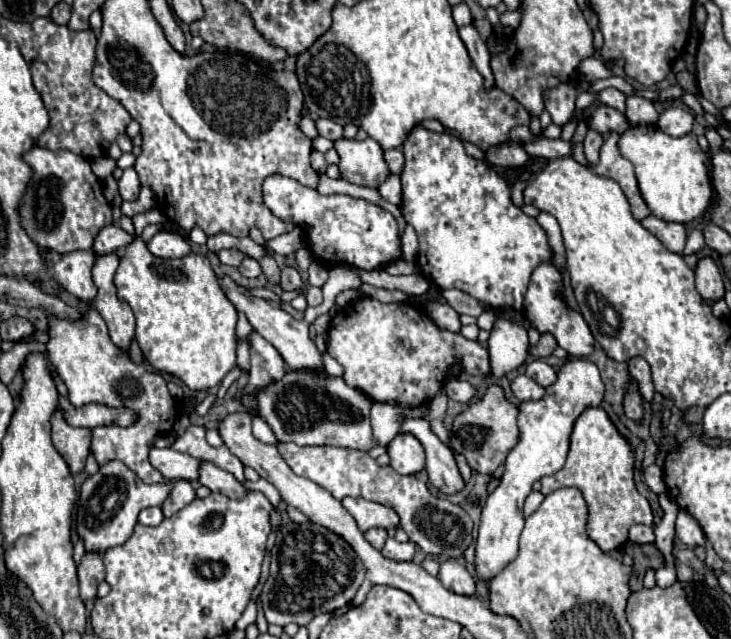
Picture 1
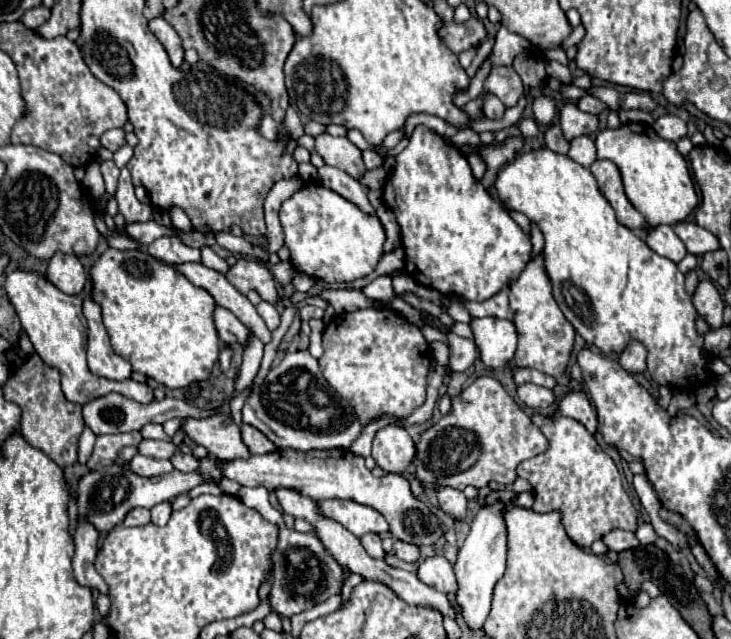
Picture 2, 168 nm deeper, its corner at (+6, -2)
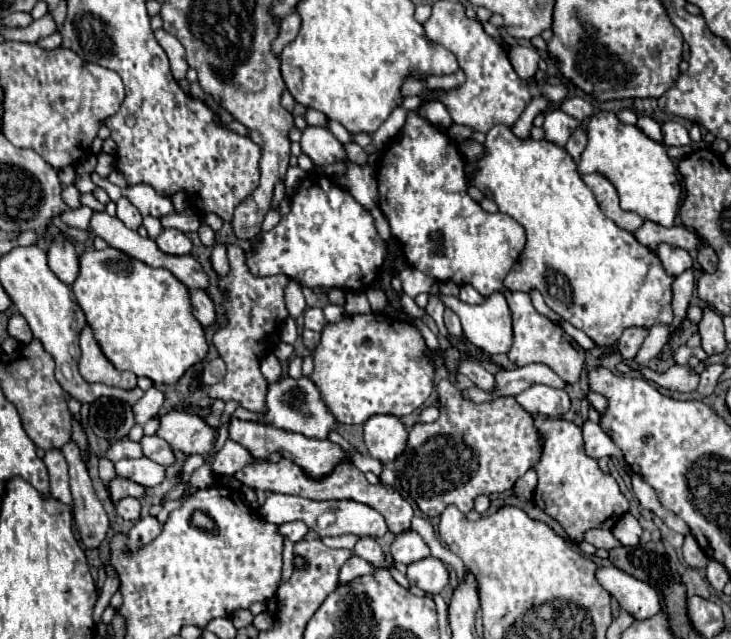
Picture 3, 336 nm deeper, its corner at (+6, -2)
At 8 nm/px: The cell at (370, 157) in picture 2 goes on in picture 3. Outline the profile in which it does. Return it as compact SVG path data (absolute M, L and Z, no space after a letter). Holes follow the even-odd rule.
M345 143L345 153L347 153L347 159L353 161L353 163L359 163L359 165L365 165L367 163L367 155L363 151L363 147L359 147L357 143Z

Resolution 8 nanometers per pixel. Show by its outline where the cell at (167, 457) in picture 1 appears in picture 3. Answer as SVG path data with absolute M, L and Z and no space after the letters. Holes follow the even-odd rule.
M145 457L141 459L121 459L115 463L115 473L143 487L155 487L165 479L165 469Z

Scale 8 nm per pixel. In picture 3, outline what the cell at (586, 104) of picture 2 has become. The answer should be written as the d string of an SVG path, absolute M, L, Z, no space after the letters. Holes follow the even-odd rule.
M569 97L569 99L561 101L559 109L561 109L563 113L567 113L567 115L579 119L579 121L581 121L581 119L587 119L587 117L593 115L593 107L591 107L591 103L585 101L585 99L581 99L581 97Z

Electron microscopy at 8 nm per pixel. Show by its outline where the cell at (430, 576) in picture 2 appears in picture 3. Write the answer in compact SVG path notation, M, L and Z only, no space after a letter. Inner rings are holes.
M425 557L407 565L407 579L427 593L441 593L449 583L449 571L443 561Z

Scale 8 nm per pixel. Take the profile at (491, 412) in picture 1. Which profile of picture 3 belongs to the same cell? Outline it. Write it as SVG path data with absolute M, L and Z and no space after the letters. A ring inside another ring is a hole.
M449 379L439 381L437 393L439 419L433 423L415 423L405 451L395 459L401 489L427 517L439 517L449 505L469 513L477 495L511 489L541 457L533 415L525 413L515 397L501 397L477 405L463 399L461 391Z

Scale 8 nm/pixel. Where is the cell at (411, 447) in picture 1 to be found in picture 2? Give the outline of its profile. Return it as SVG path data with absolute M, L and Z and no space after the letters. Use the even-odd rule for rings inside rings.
M387 425L373 439L373 459L387 473L403 473L415 459L415 443L399 425Z

